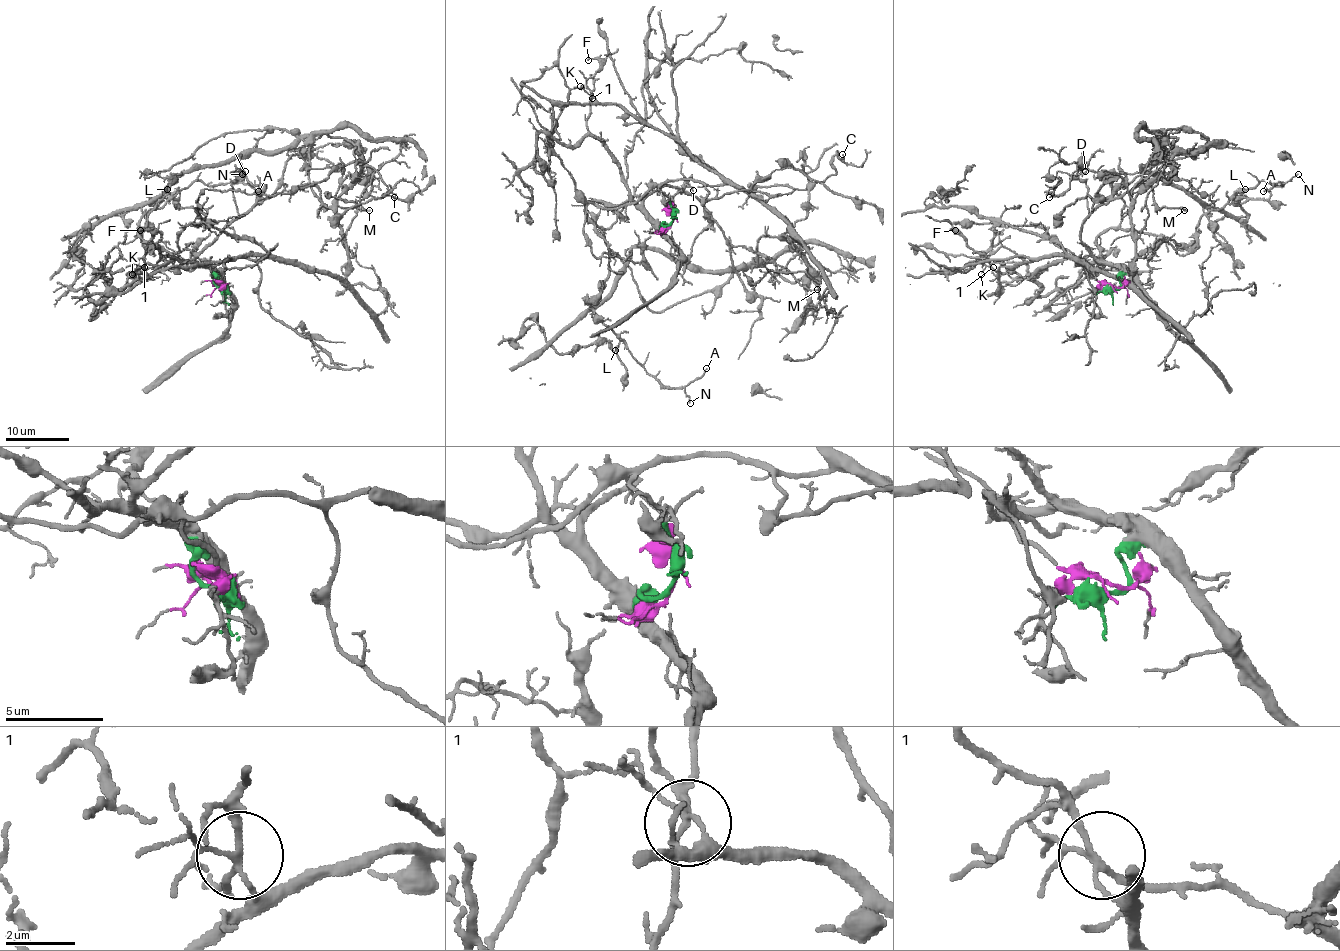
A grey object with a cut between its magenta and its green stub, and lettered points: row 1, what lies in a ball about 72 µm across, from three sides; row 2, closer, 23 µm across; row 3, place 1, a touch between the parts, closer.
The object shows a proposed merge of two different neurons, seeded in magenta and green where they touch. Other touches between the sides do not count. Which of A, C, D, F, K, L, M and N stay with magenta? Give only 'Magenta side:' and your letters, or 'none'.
Magenta side: C, K

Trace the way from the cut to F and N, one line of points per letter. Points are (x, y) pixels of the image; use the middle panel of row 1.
F: (671, 222), (658, 224), (632, 198), (615, 157), (589, 131), (586, 122), (599, 61), (596, 58), (588, 59)
N: (671, 222), (658, 226), (628, 200), (589, 202), (608, 273), (588, 304), (690, 403)

